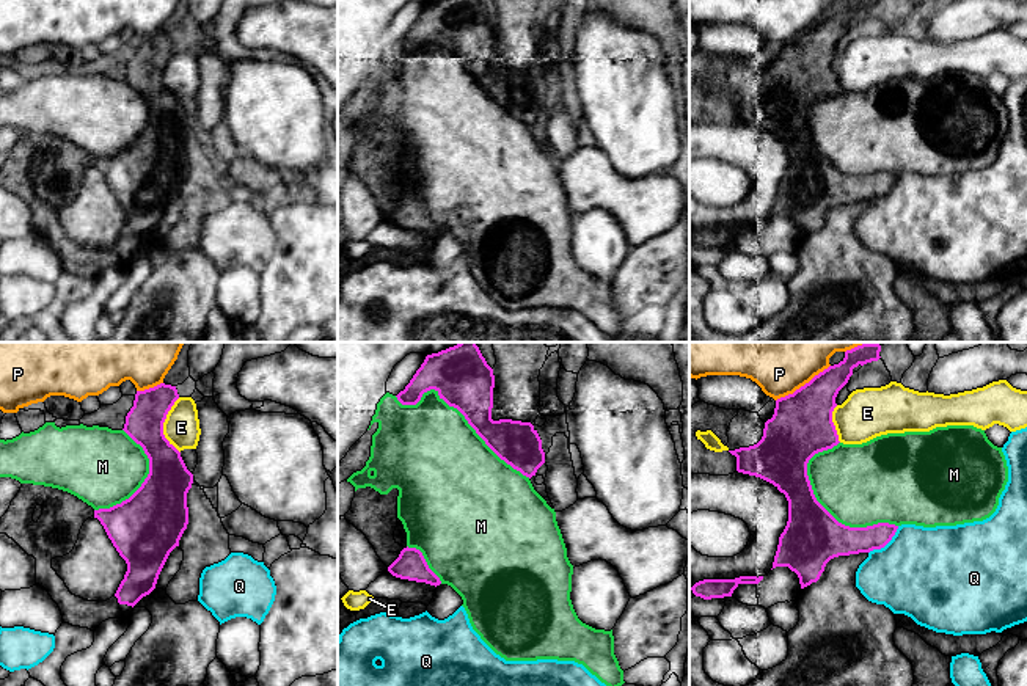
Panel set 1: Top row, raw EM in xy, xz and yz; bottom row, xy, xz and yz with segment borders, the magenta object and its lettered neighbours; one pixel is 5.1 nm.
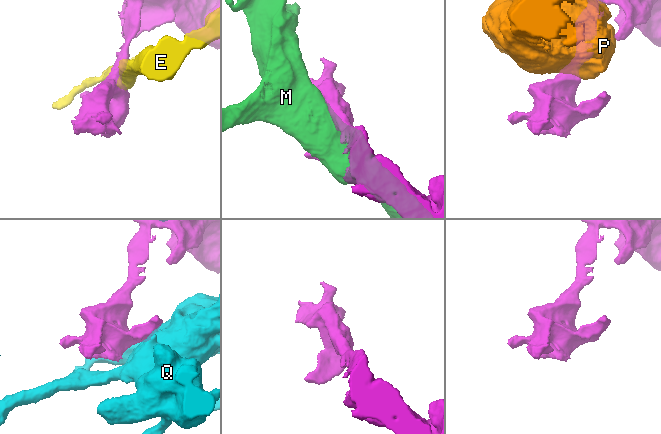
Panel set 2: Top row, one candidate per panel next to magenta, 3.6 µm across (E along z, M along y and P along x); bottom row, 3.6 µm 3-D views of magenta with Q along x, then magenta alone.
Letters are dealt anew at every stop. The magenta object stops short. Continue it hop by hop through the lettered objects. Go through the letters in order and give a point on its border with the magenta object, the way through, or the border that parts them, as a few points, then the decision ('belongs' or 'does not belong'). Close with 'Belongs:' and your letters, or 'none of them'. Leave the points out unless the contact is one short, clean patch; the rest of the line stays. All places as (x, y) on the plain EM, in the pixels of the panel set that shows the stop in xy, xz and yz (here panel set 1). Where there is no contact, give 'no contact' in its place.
E: meets magenta in xy at (162, 74); does not belong
M: meets magenta in yz at (836, 168); does not belong
P: meets magenta in yz at (804, 33); does not belong
Q: meets magenta in yz at (886, 192); does not belong
Belongs: none of them

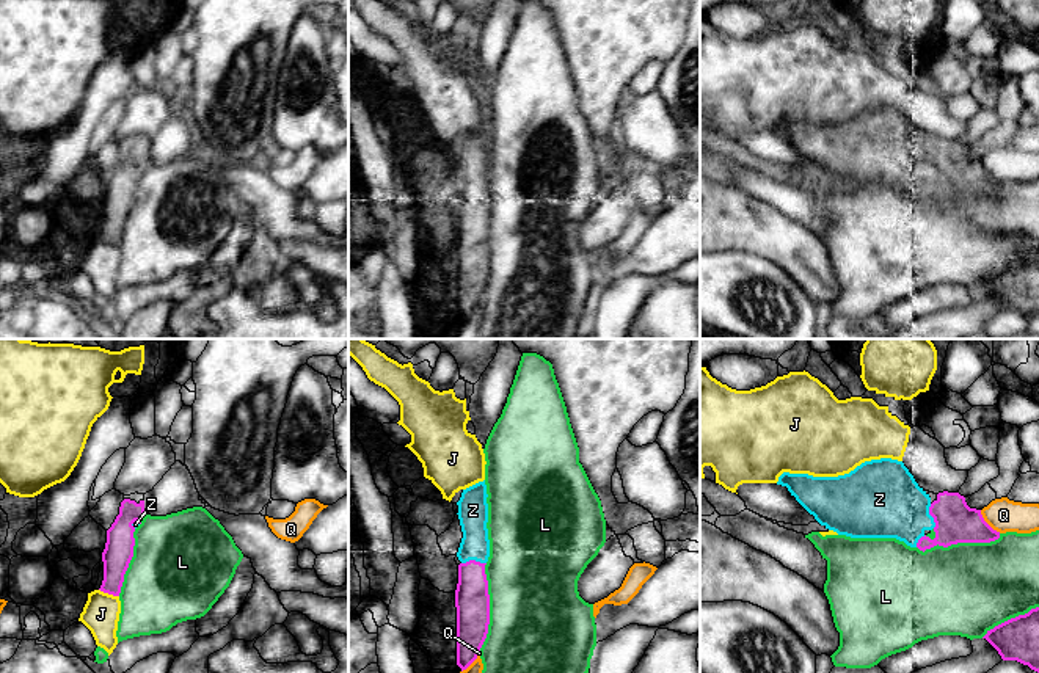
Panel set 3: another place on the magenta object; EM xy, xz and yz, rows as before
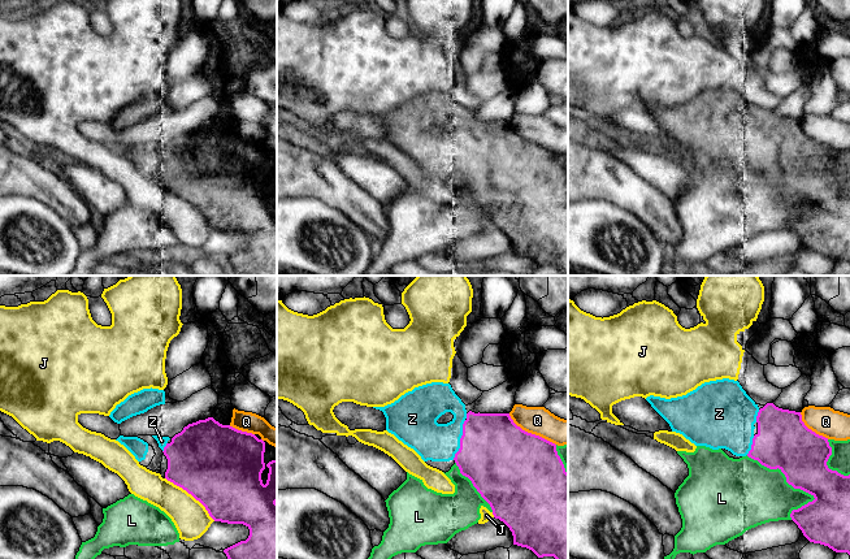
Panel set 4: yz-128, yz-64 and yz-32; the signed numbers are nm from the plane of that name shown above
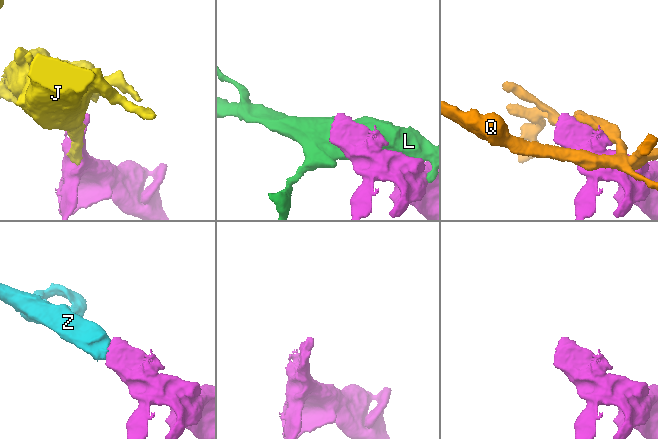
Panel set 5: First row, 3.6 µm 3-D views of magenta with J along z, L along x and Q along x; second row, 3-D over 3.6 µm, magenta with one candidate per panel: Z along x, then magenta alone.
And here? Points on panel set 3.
J: meets magenta in xy at (109, 242); does not belong
L: meets magenta in xz at (488, 256); does not belong
Q: meets magenta in yz at (986, 171); does not belong
Z: meets magenta in xz at (473, 209); belongs
Belongs: Z

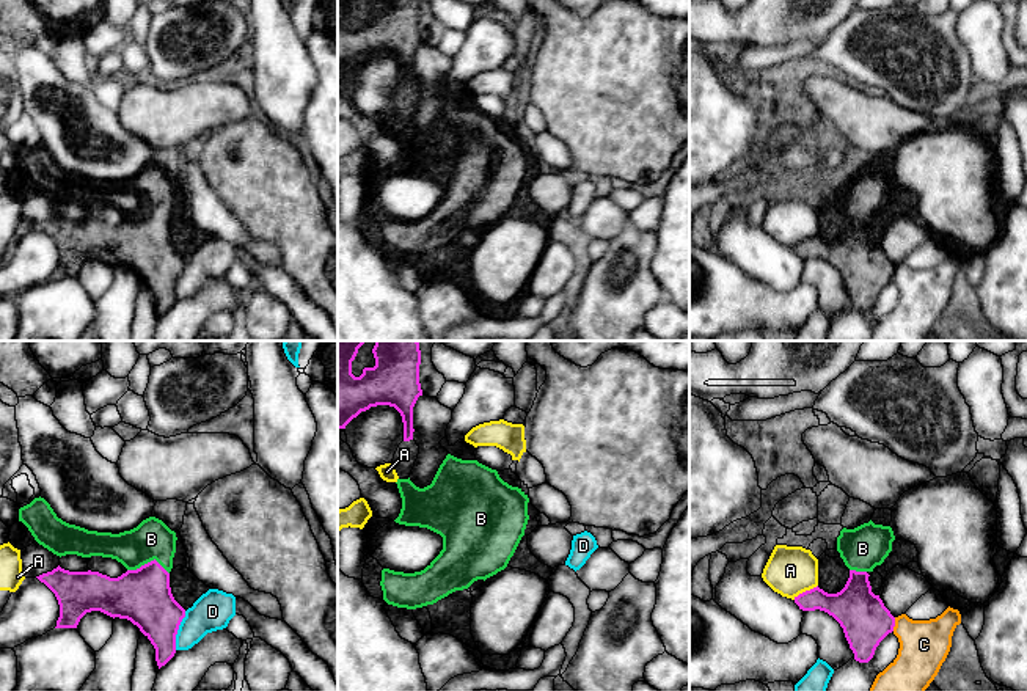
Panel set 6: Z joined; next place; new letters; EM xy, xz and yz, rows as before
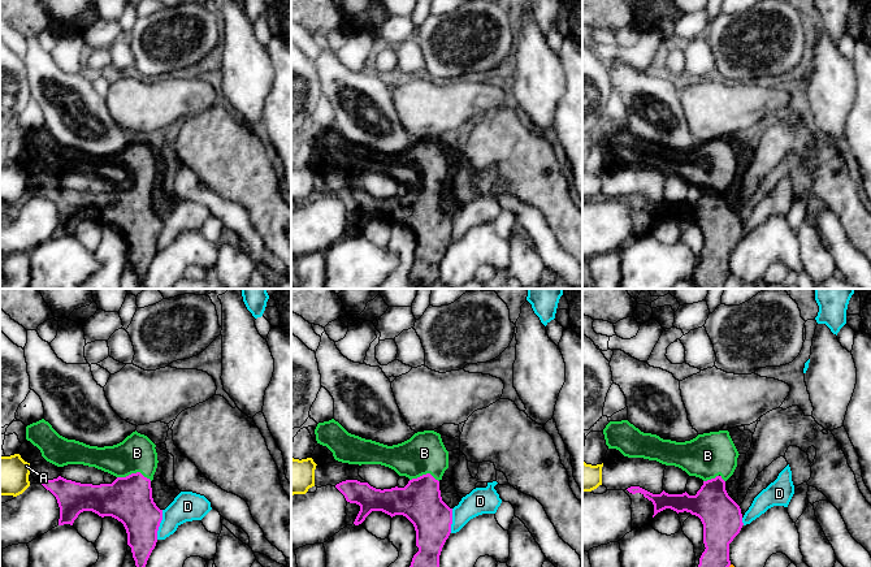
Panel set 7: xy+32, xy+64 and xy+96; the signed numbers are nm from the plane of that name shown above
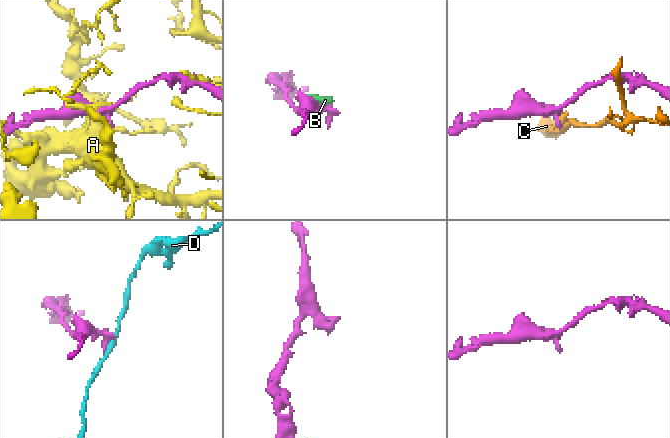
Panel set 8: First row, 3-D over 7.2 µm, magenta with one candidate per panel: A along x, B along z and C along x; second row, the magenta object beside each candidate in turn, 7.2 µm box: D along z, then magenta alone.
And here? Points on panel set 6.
A: meets magenta in yz at (806, 239); does not belong
B: meets magenta in xy at (148, 211); runs through xy (143, 244), (148, 211), (151, 187); belongs
C: meets magenta in yz at (894, 272); does not belong
D: meets magenta in xy at (178, 277); border along xy (186, 259), (176, 283), (175, 297); does not belong
Belongs: B

